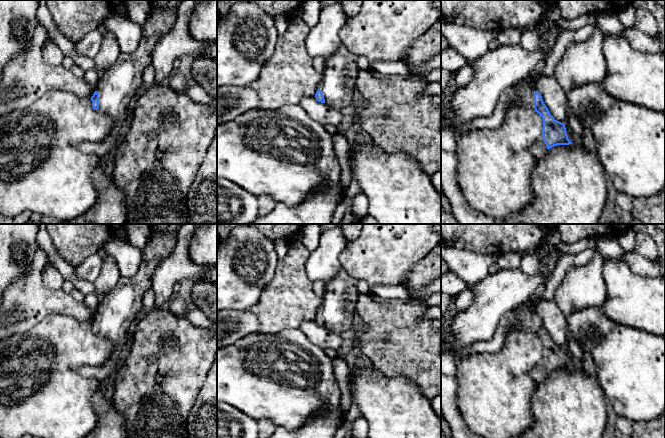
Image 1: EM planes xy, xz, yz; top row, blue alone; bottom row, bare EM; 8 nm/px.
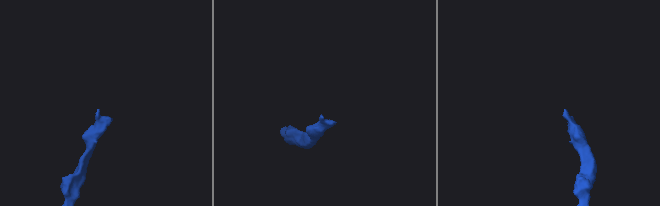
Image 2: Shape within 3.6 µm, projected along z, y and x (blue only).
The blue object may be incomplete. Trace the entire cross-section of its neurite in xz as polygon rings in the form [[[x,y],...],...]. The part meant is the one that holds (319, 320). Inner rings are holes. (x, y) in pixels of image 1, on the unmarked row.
[[[341,270],[326,284],[323,304],[315,318],[316,324],[338,334],[355,328],[358,296],[357,281]]]

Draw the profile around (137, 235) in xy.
[[[122,224],[122,229],[126,233],[126,241],[143,250],[152,235],[153,224]]]

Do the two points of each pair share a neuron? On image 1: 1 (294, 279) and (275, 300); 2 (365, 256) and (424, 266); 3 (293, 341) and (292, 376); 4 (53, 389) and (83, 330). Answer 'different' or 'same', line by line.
1: same
2: different
3: same
4: same

